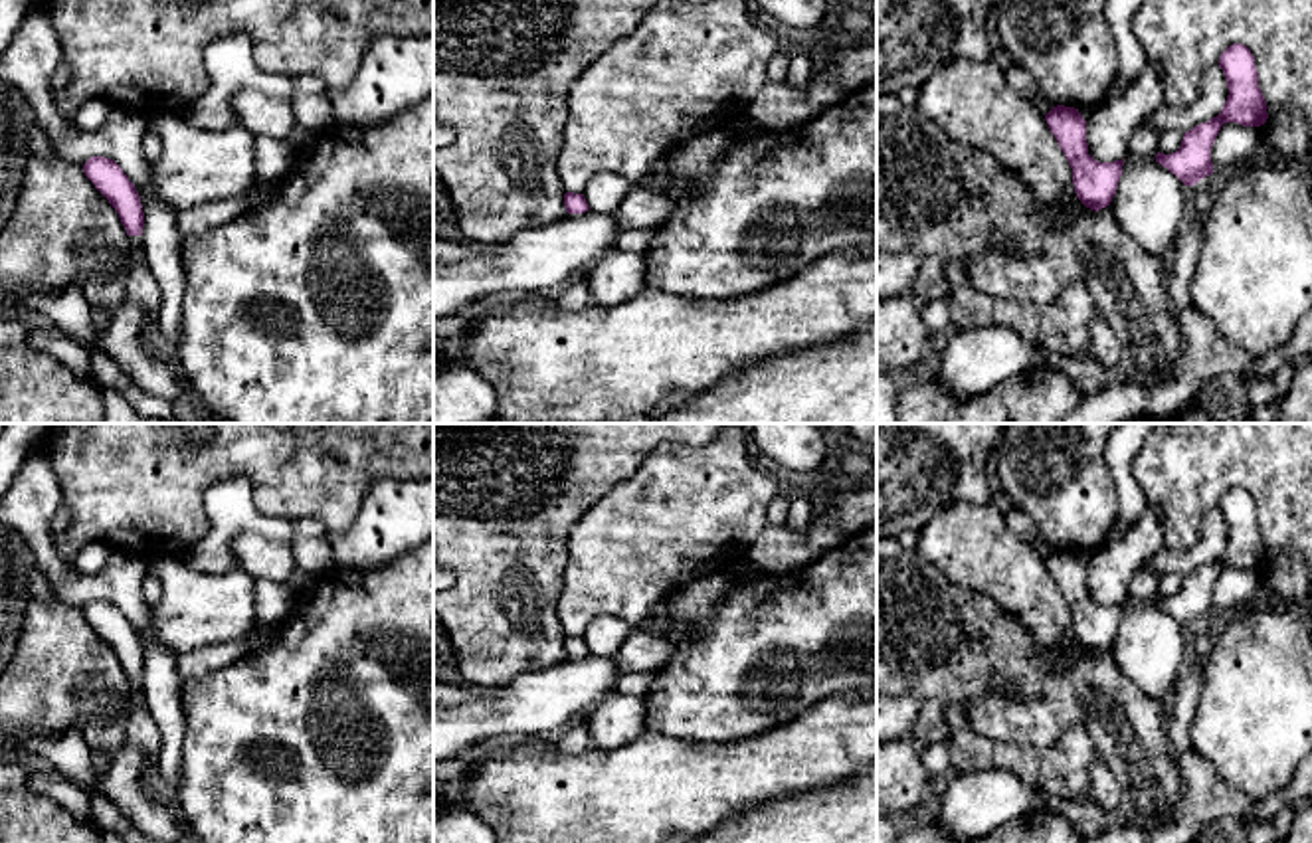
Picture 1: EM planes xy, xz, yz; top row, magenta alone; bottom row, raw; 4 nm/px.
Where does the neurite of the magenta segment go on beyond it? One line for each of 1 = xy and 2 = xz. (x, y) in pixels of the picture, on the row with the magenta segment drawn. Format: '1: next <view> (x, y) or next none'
1: next xy (135, 240)
2: next none

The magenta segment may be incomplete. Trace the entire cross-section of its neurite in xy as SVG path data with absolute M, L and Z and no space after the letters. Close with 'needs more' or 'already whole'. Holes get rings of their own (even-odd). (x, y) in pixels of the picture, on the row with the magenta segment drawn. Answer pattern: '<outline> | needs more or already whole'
M91 156L83 172L117 210L131 245L142 251L144 212L135 184L115 160L105 156Z | needs more

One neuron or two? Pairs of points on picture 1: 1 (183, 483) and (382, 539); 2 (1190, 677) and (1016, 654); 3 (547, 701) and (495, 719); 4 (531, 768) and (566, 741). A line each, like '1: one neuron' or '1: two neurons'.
1: two neurons
2: two neurons
3: one neuron
4: two neurons

